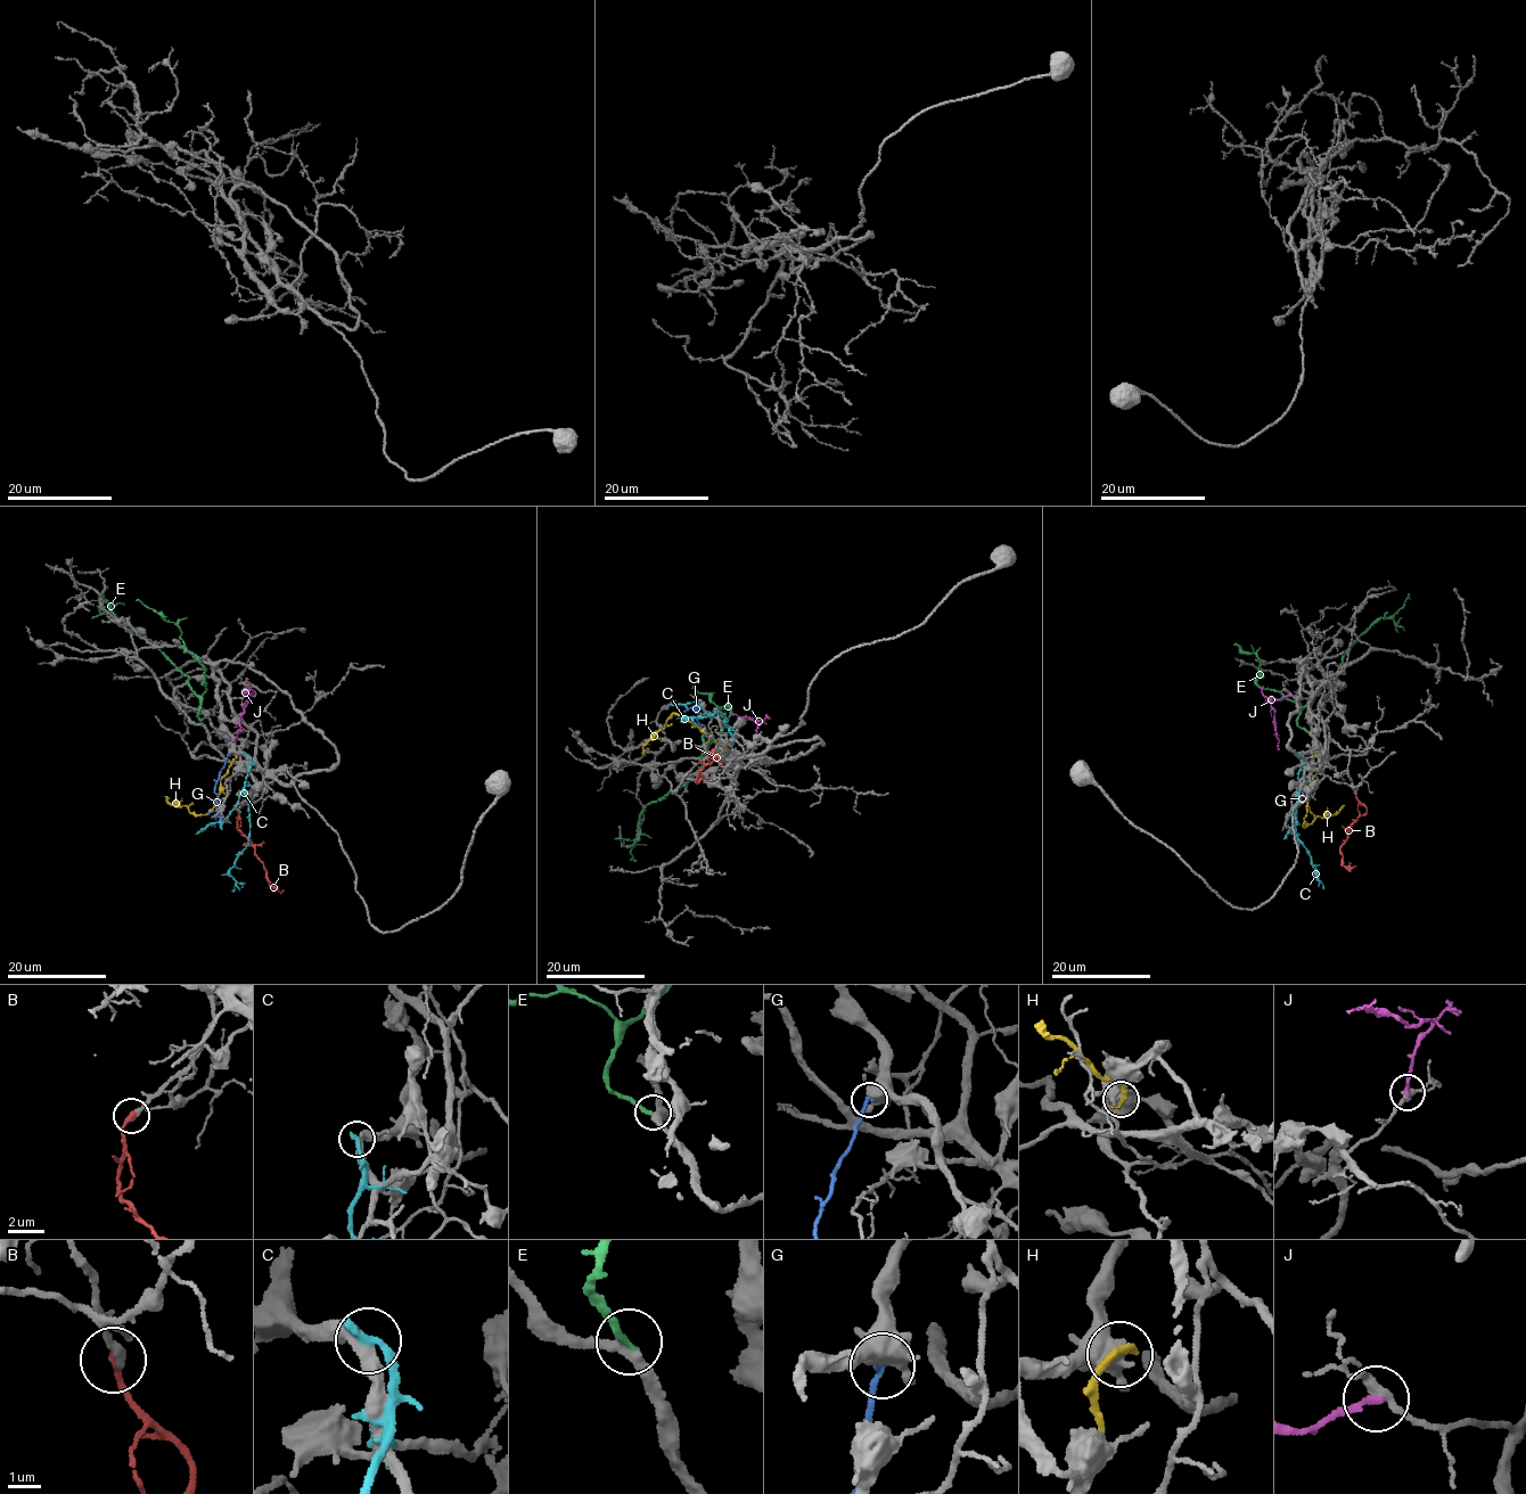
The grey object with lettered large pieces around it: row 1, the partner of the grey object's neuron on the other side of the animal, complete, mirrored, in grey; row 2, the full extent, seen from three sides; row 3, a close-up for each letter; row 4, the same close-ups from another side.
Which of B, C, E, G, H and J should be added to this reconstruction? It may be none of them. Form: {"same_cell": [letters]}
{"same_cell": ["B", "E"]}

